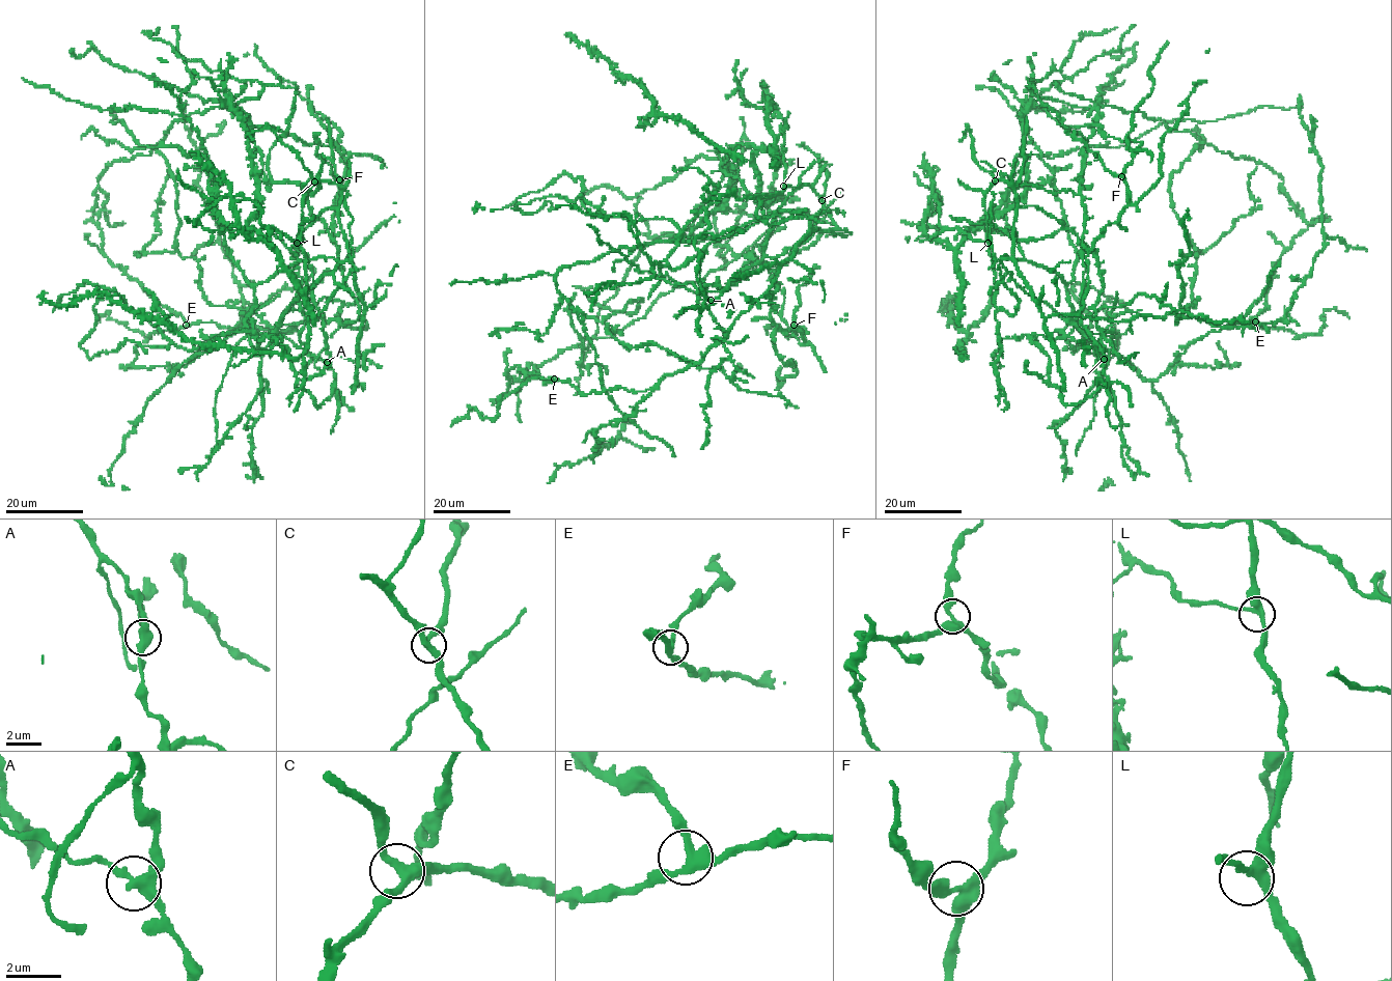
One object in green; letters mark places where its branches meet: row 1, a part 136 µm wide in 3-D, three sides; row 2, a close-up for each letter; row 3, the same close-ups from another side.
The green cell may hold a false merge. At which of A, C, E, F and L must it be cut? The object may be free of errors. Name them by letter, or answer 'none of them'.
A

